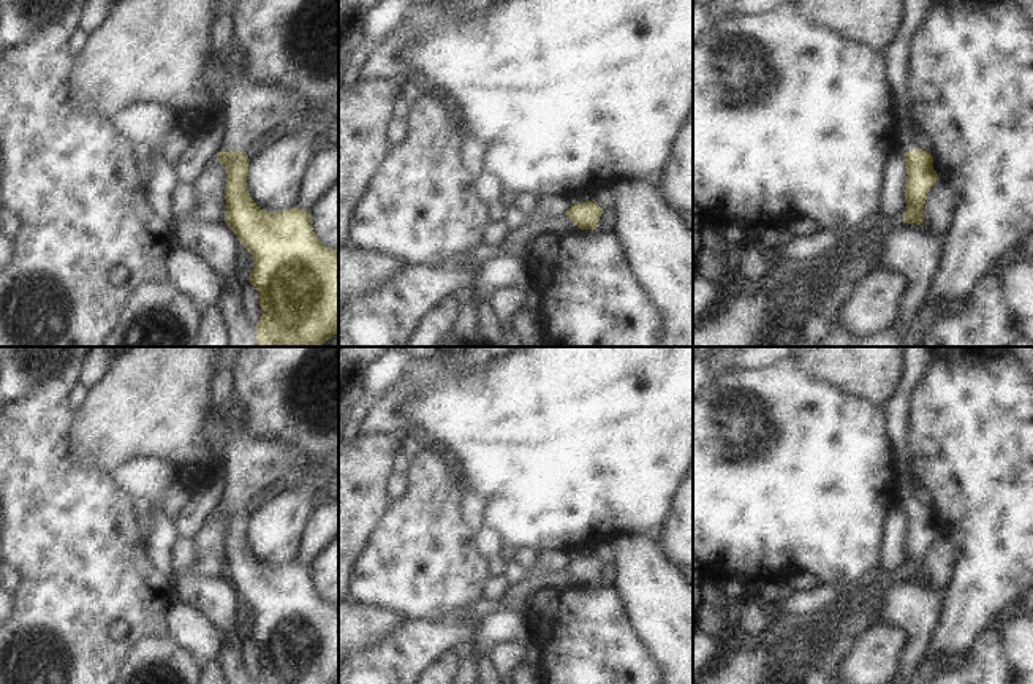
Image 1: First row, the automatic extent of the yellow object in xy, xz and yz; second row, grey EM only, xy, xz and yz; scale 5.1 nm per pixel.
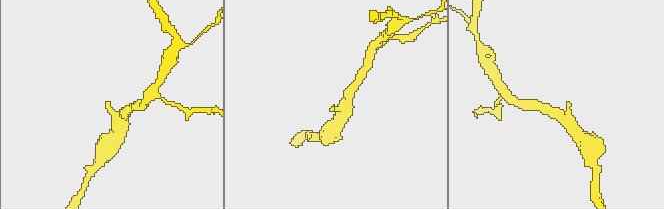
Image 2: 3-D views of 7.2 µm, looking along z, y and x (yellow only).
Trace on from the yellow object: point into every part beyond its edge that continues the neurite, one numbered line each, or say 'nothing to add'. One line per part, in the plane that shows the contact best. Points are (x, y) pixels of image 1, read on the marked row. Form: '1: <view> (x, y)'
1: xy (250, 108)

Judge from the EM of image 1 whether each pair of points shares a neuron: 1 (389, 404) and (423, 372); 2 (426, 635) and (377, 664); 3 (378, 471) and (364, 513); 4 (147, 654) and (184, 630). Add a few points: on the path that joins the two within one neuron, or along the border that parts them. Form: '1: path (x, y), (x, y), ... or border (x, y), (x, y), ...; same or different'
1: path (397, 396), (415, 379); same
2: path (413, 646), (394, 664), (389, 664); same
3: path (367, 482), (364, 485), (364, 502); same
4: border (166, 635), (181, 645), (198, 664); different

